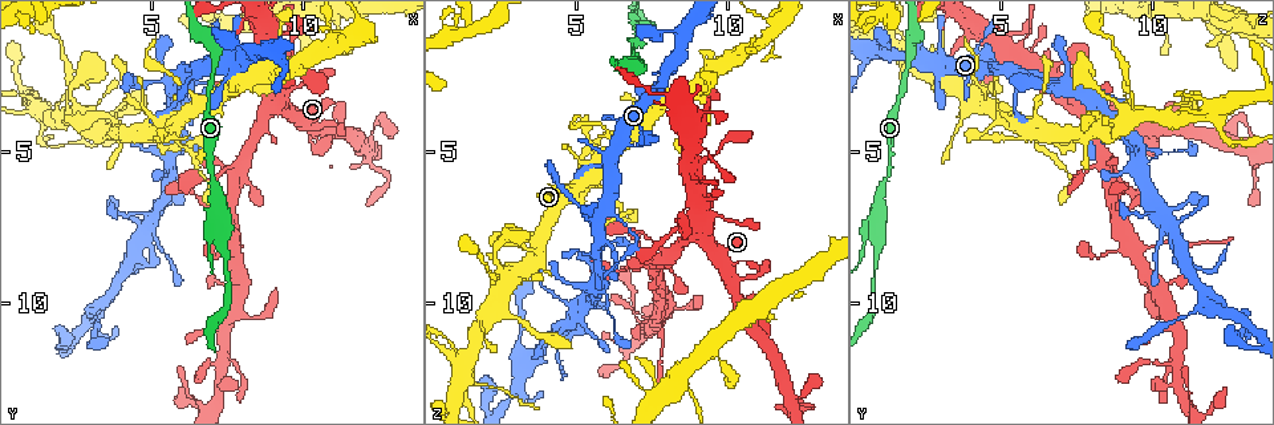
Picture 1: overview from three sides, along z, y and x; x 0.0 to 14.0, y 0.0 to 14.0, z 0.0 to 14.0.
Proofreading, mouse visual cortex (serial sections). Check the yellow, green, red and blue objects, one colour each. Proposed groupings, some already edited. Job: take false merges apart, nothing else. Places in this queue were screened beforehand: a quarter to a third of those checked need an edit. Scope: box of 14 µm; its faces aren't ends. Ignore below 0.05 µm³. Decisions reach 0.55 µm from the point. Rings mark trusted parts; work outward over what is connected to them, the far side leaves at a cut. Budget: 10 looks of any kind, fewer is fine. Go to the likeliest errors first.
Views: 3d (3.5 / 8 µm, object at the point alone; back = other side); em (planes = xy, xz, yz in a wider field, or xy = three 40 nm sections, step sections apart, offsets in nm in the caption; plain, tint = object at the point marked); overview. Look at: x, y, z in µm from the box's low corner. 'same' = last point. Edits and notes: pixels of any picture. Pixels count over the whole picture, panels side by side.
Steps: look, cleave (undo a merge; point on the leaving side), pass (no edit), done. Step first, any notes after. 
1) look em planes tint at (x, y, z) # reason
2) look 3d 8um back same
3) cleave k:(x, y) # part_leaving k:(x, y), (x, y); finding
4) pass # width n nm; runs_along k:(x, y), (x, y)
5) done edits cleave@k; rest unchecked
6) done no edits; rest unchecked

look 3d 3.5um at (7.3, 7.5, 0.8) # sharp bend

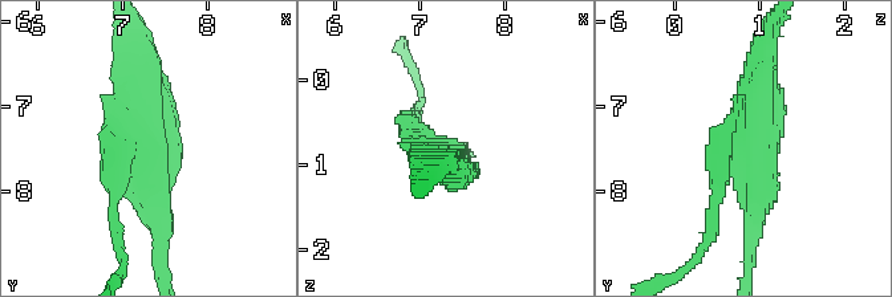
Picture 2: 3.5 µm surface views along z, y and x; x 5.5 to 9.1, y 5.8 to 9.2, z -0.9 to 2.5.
look em xy step 3 tint at (7.25, 7.55, 0.90) # arms 3; arm_widths 200, 300, 400 nm

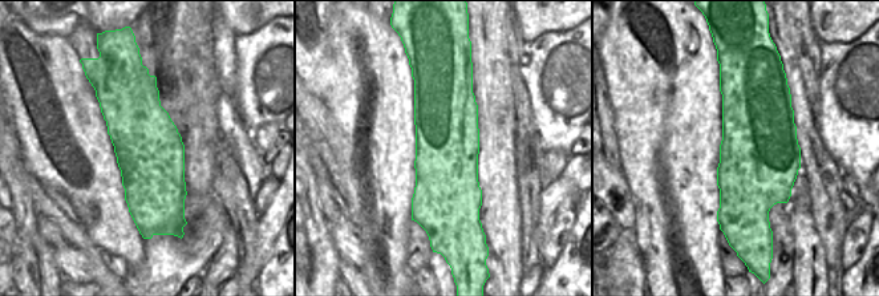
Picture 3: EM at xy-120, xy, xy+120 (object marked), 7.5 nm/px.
cleave 2:(712, 211) # part_leaving 2:(732, 145), (693, 263); a second cell is stuck on

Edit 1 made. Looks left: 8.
look 3d 3.5um back at (6.3, 3.0, 4.5) # a narrow waist

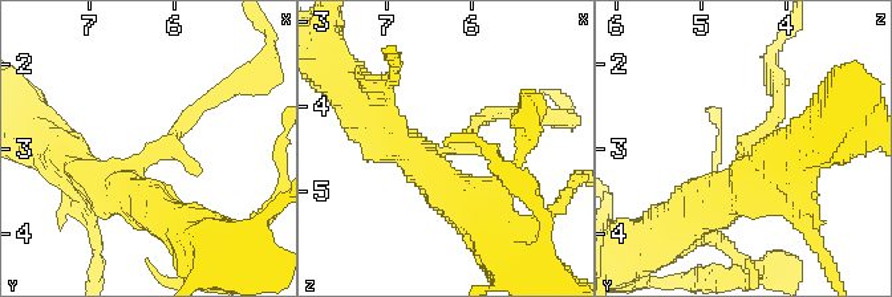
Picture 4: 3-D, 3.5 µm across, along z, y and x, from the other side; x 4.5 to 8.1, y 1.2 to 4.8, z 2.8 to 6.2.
look em xy step 3 tint at (6.35, 3.10, 4.50)

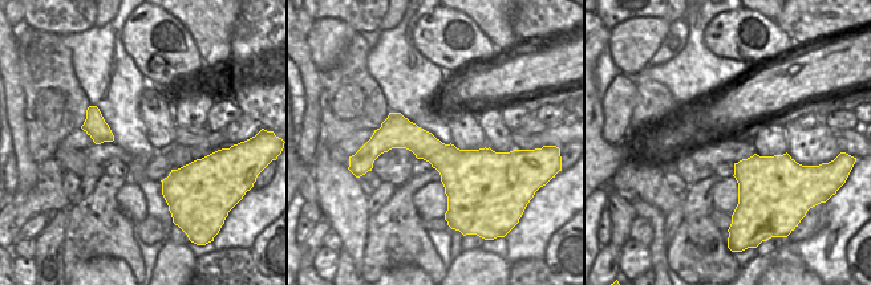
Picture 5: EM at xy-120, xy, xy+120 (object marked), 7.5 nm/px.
cleave 4:(763, 129) # part_leaving 4:(743, 153), (774, 119), (777, 86); two cells meet here

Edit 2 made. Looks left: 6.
look 3d 3.5um at (1.3, 4.7, 12.6) # branch point

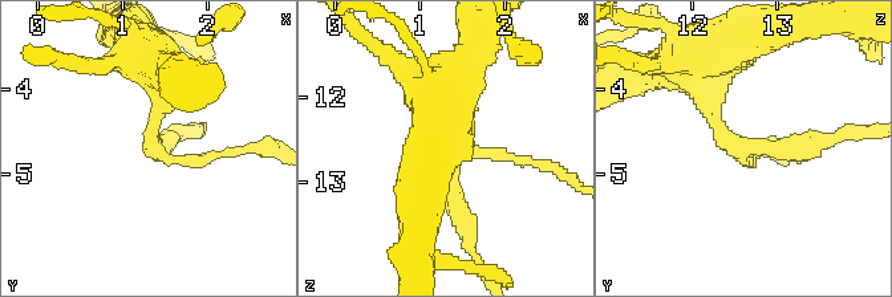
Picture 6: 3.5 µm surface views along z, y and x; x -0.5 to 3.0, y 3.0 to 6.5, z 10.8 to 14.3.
look em xy step 3 tint at (1.40, 4.75, 12.55)

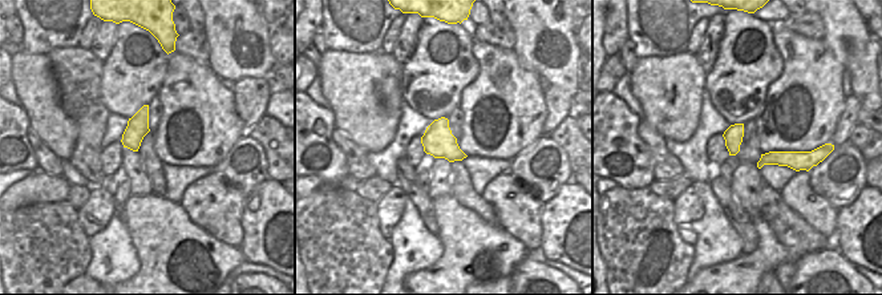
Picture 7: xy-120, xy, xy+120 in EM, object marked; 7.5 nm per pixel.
cleave 6:(755, 147) # part_leaving 6:(717, 126), (738, 150), (823, 142); a second cell is stuck on

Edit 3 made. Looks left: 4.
look overview

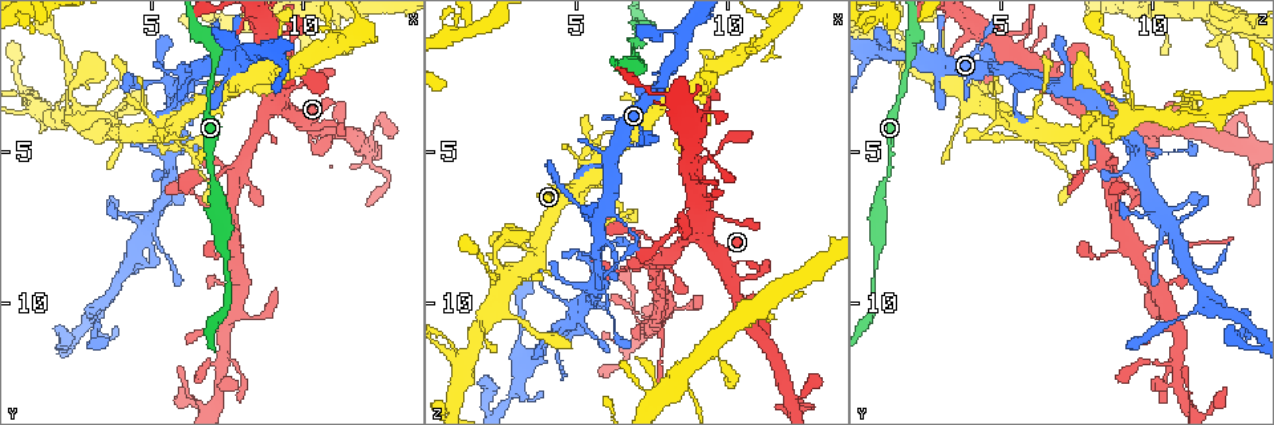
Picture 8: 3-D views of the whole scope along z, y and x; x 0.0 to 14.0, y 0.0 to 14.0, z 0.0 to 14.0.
look 3d 3.5um at (5.9, 4.7, 6.2) # thin neck

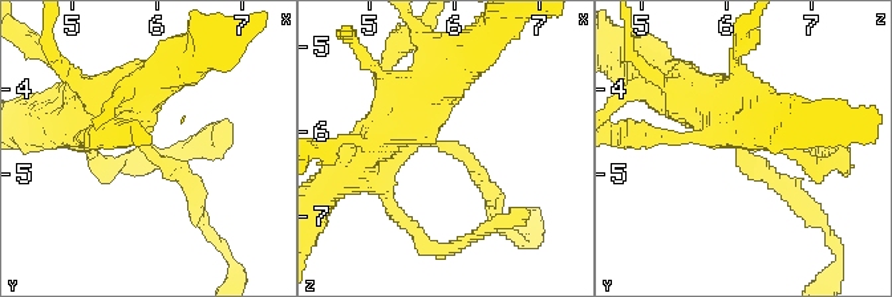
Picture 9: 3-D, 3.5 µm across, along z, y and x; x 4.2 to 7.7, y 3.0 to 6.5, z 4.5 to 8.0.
look em xy step 5 tint same # arm_widths 200, 500 nm; need the tissue

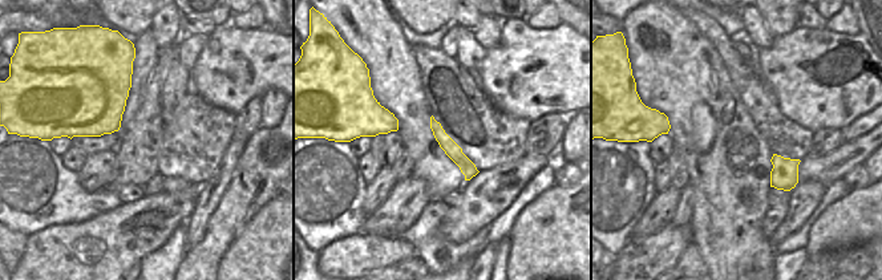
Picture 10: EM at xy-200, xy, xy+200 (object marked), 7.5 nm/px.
pass # one cell here

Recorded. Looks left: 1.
done edits cleave@2, cleave@4, cleave@6; rest unchecked

